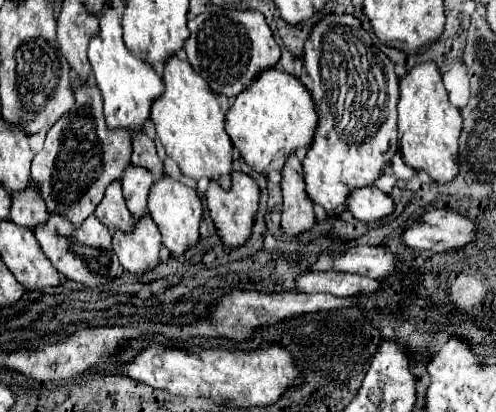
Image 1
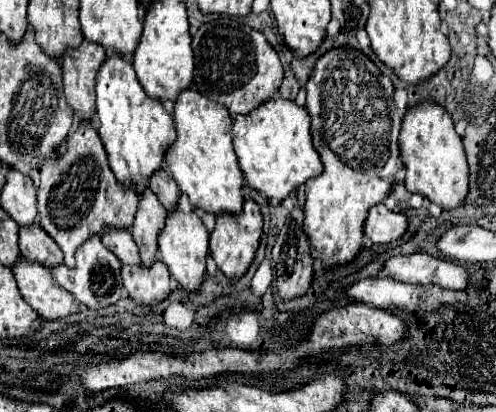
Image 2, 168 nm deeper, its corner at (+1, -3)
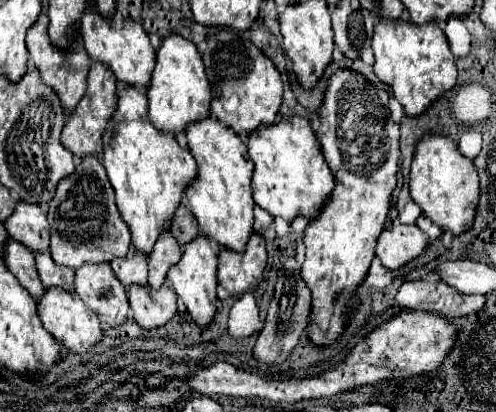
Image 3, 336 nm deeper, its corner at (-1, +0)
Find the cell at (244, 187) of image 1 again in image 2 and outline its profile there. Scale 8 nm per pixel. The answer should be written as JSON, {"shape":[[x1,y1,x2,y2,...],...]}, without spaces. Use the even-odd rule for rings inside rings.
{"shape":[[245,201,243,211,239,215,219,215,217,217,217,227,209,237,211,243,211,255,217,263,217,267,223,271,225,277,229,279,239,279,247,273,251,267,259,241,263,233,263,217,259,211,259,205,255,201]]}

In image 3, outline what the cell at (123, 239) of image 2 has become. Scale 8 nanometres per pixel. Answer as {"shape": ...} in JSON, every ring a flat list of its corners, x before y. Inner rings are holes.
{"shape":[[133,250,123,258,113,258,111,268,125,286,147,284,147,256,139,250]]}

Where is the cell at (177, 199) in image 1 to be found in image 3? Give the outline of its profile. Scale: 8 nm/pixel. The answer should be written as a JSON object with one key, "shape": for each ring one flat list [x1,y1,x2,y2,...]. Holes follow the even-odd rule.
{"shape":[[199,234,197,238,193,238,191,242,185,244,179,264,171,266,167,276,169,276,171,288,183,300,183,304,191,312,193,320,199,326,209,324,213,320,213,314,217,312,217,292,215,292,215,288,217,288,217,252,213,252,205,234]]}

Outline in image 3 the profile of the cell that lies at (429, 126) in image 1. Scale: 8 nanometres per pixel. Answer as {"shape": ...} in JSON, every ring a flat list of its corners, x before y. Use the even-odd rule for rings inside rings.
{"shape":[[425,134,417,146,409,172,411,198,421,206,423,214,439,228,461,234,473,224,475,208,479,202,479,178,473,160,463,156,449,136]]}

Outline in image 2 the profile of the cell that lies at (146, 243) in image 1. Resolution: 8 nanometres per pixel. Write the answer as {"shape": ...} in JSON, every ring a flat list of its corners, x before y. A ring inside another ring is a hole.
{"shape":[[161,261,153,263,149,269,145,269,143,265,137,265,137,267,123,265,121,277,123,277,123,285,127,289,127,295,137,305,145,305,145,307,157,305,157,303,165,301,171,293,169,269]]}

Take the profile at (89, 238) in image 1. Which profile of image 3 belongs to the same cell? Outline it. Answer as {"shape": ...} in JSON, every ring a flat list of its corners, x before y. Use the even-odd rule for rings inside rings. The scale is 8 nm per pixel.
{"shape":[[109,262,77,268,75,294,97,314,103,328,119,326,129,316,127,288,115,276]]}

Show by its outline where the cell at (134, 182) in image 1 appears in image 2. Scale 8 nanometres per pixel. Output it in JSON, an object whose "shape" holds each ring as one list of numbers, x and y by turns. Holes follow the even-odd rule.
{"shape":[[147,189,141,195,135,223,131,229,131,235,141,251,141,263,145,267,151,267,157,259,157,235,161,233,161,227,165,225,167,217,169,217,167,209,159,203,153,191]]}

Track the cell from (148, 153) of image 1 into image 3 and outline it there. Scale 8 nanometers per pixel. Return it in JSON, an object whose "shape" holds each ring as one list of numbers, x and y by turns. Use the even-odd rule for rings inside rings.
{"shape":[[183,204,177,206,177,210,173,214,173,220,171,220,171,226,173,226,171,230,177,234,177,240,179,240,181,248,183,248,183,244,187,244,187,240,193,240,199,234,195,216]]}

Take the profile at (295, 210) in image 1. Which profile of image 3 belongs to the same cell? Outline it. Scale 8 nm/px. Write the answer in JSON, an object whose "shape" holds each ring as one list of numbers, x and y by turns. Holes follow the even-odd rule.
{"shape":[[287,256,283,266,277,272,277,284,275,284,275,294,267,312,267,320,265,320,265,328,261,330,253,354,259,360,259,364,281,364,289,352,297,346,299,336,305,332,307,328,307,318,309,318,309,310,311,310,311,292,307,288,307,284,301,278,301,266,297,256]]}

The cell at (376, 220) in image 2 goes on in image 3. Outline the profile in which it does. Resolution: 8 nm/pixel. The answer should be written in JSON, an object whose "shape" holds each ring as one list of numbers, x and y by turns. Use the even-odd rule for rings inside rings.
{"shape":[[389,224,377,240,377,258,385,268,395,270,417,258,427,242,427,234,415,224]]}

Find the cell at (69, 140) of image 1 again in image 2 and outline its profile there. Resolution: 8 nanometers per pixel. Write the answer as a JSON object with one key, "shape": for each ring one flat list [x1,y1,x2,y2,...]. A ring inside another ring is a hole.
{"shape":[[93,123,73,125,67,143,55,159,47,159,39,167,39,219,41,227,55,239,65,255,65,265,73,267,73,255,85,239,103,235,103,229,131,229,137,213,137,195,117,183,109,171,107,153]]}

